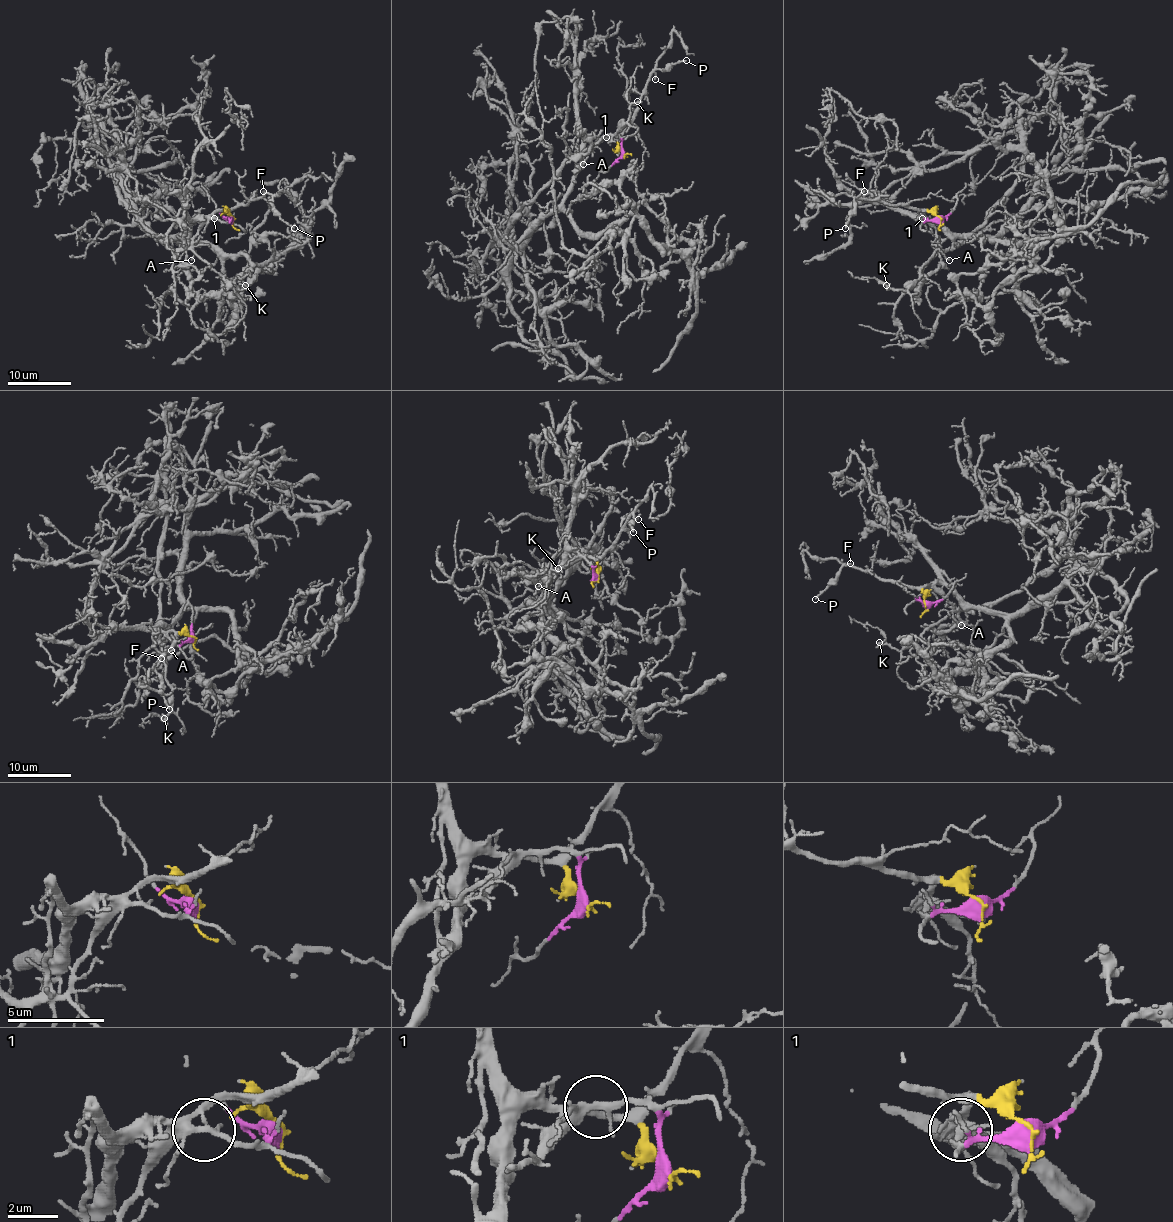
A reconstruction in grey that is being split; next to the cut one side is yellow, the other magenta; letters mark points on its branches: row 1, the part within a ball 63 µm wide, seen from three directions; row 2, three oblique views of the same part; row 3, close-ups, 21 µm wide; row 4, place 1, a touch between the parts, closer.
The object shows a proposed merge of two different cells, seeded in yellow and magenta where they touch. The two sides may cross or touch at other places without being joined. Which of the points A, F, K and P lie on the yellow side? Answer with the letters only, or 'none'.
F, P

